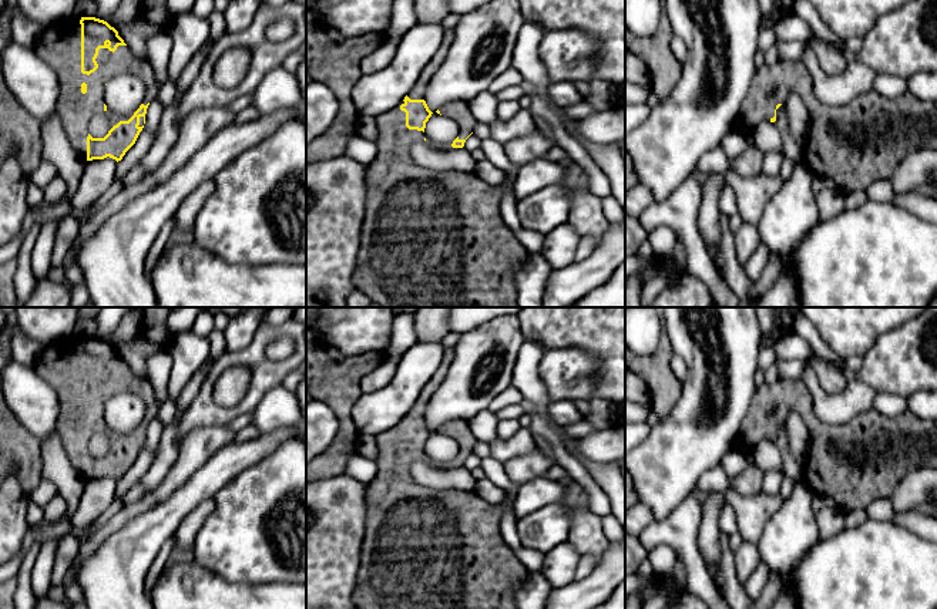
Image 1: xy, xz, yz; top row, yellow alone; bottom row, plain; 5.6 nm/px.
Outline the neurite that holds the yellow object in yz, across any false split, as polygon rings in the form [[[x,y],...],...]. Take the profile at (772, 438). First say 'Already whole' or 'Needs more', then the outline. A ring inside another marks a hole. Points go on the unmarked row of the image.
Needs more. [[[778,380],[758,387],[733,451],[752,452],[762,440],[775,441],[776,428],[786,423],[792,410],[800,414],[810,433],[803,481],[812,492],[832,498],[842,511],[866,509],[874,499],[889,498],[909,471],[937,468],[937,418],[923,420],[910,410],[887,417],[871,408],[843,425],[830,425],[819,418],[812,391],[802,380]]]

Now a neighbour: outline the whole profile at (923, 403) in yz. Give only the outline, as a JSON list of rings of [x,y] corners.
[[[918,390],[907,397],[907,410],[923,420],[937,418],[937,391]]]

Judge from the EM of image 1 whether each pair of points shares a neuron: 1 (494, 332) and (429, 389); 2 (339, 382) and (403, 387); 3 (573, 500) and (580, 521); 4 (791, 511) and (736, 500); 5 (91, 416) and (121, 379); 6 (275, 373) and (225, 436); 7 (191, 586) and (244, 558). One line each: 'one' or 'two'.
1: two
2: two
3: two
4: two
5: one
6: two
7: two

